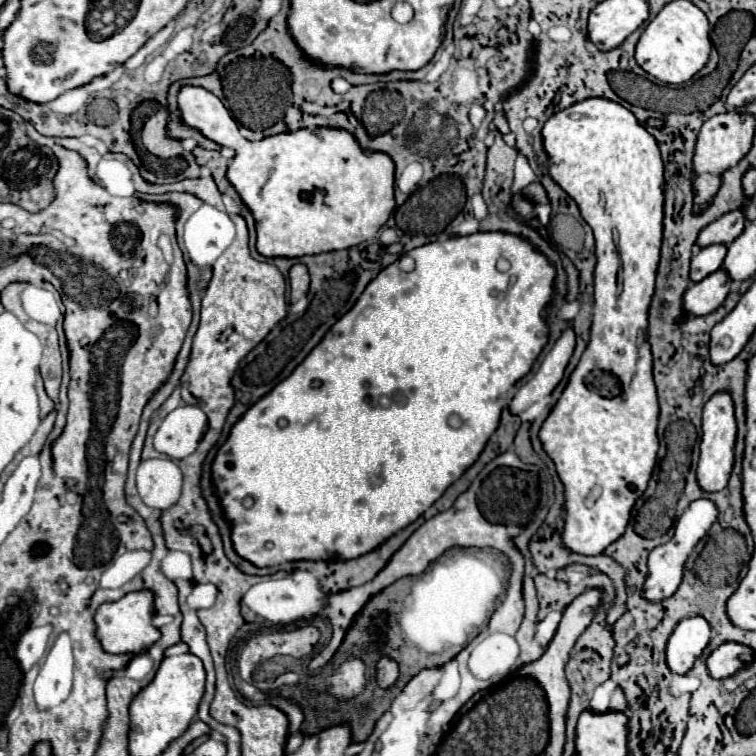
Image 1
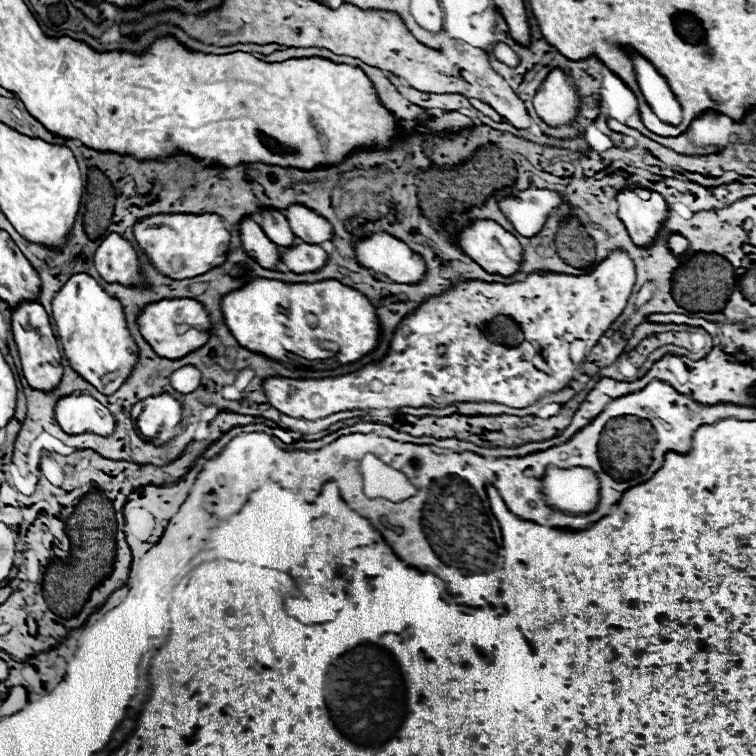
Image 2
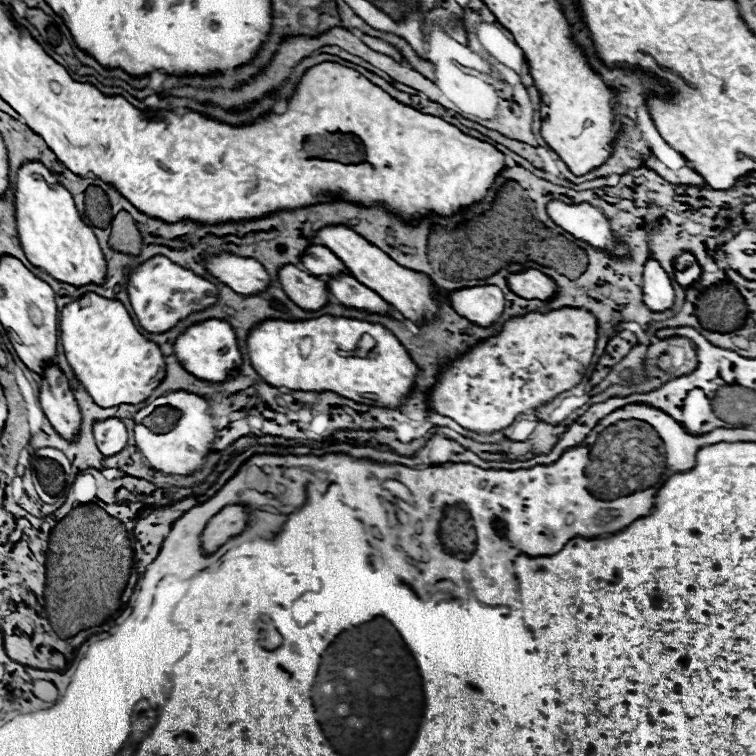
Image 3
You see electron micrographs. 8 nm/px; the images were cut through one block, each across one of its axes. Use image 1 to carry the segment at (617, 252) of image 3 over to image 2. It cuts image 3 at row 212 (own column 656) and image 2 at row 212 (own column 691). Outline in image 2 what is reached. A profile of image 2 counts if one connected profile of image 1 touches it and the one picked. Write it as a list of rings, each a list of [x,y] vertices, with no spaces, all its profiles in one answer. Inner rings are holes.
[[[524,190],[512,198],[502,198],[500,208],[518,234],[536,236],[550,214],[562,204],[562,194],[552,190]]]

